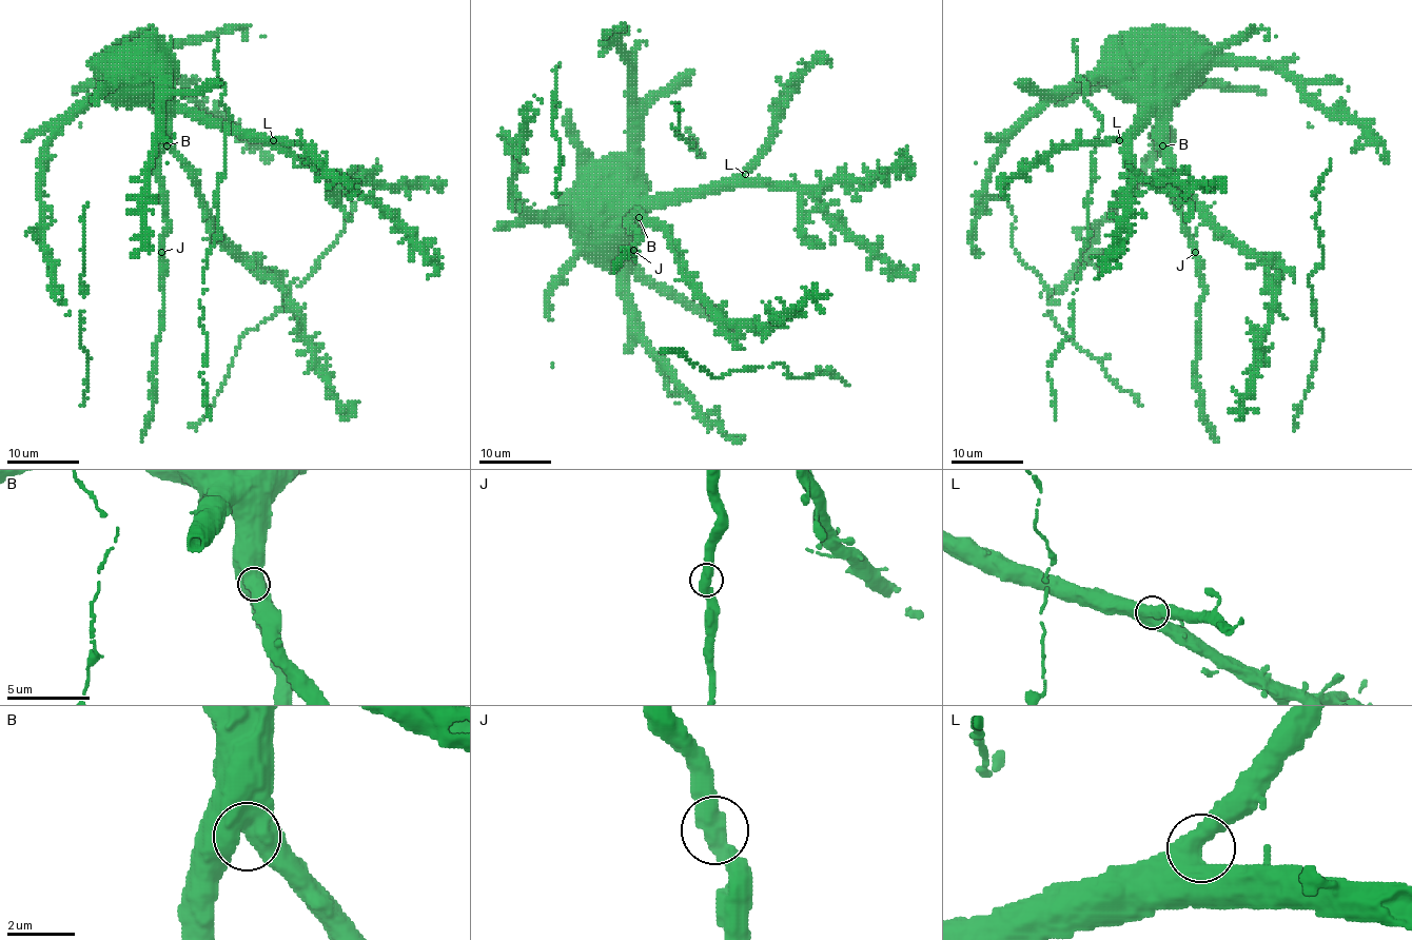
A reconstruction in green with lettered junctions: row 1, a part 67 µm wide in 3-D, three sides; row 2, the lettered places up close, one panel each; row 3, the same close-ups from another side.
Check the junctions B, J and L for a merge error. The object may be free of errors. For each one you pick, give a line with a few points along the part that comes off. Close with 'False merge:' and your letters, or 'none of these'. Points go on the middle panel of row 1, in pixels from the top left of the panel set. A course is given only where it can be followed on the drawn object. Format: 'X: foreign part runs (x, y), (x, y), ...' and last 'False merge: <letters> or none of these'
False merge: none of these

